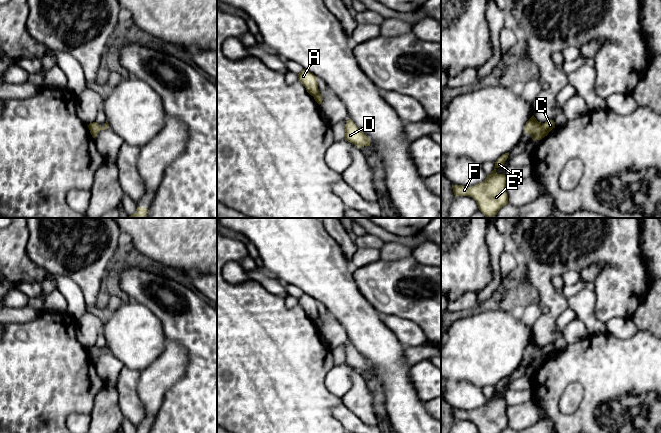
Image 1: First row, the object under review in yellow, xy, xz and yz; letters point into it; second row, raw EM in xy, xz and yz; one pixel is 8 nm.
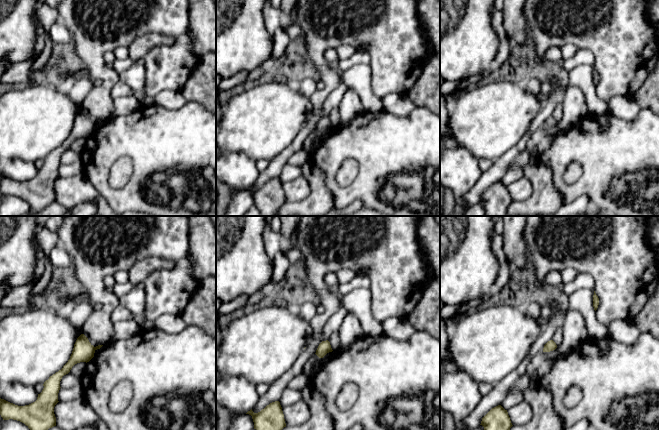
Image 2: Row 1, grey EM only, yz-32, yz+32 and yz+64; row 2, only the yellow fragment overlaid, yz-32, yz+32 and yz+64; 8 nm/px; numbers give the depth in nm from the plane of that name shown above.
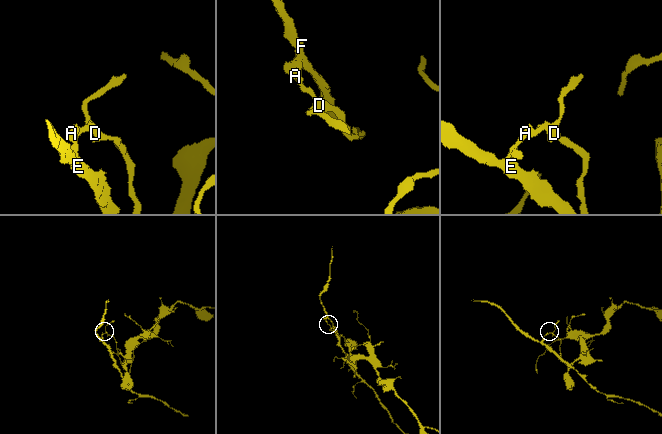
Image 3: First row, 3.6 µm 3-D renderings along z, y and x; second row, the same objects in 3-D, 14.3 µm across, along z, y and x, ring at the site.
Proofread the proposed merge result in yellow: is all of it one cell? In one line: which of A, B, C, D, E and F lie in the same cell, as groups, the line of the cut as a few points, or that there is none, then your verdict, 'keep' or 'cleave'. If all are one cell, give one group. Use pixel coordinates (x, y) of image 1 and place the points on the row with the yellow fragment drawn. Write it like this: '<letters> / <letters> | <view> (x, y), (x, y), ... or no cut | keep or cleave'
A B E F / C D | yz (541, 124), (541, 135), (543, 137) | cleave

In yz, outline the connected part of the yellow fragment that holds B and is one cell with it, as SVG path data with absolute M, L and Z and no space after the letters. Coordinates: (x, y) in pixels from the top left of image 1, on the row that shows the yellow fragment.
M509 152L503 154L496 162L494 170L487 175L486 179L472 187L462 185L453 185L453 193L456 196L472 197L479 210L486 218L493 218L498 211L508 204L508 195L506 192L506 177L505 173L498 174L496 169L505 164L509 156Z

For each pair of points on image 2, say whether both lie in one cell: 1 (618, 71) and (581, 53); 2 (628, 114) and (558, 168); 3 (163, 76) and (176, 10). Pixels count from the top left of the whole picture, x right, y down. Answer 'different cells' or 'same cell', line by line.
1: different cells
2: different cells
3: same cell

